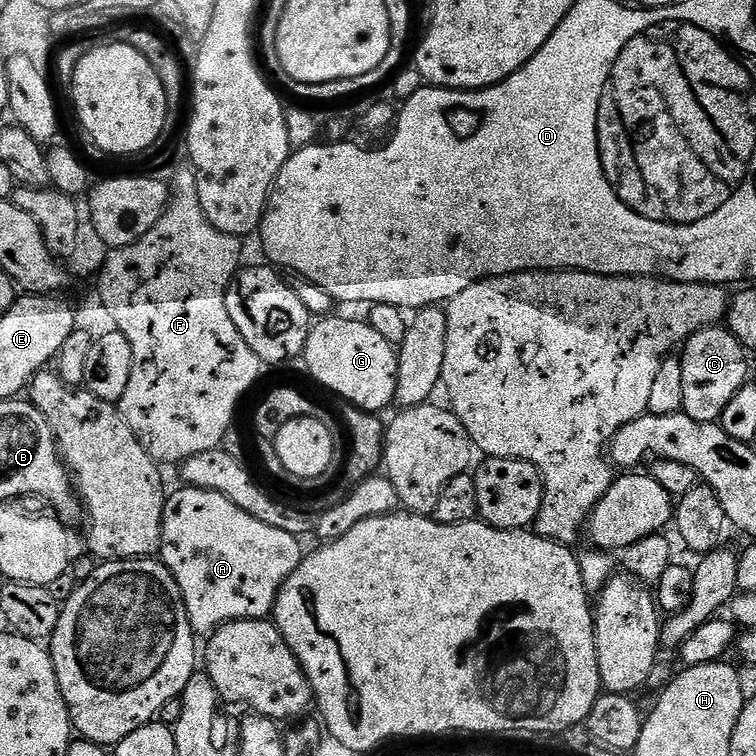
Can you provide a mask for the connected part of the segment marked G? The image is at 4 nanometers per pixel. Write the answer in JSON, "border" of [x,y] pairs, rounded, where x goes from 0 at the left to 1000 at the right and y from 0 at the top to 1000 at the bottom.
{"border":[[[448,415],[433,417],[427,421],[419,422],[417,427],[407,435],[407,451],[402,459],[399,467],[399,476],[407,480],[407,492],[425,508],[429,513],[435,513],[444,524],[451,524],[452,528],[460,529],[462,536],[479,540],[483,545],[495,545],[499,548],[507,546],[507,540],[516,536],[524,528],[524,496],[526,495],[526,474],[524,472],[525,462],[516,452],[511,452],[511,447],[505,447],[505,442],[500,442],[500,437],[495,437],[495,431],[487,429],[485,422],[476,421],[476,423],[459,423],[455,418],[447,418]]]}

